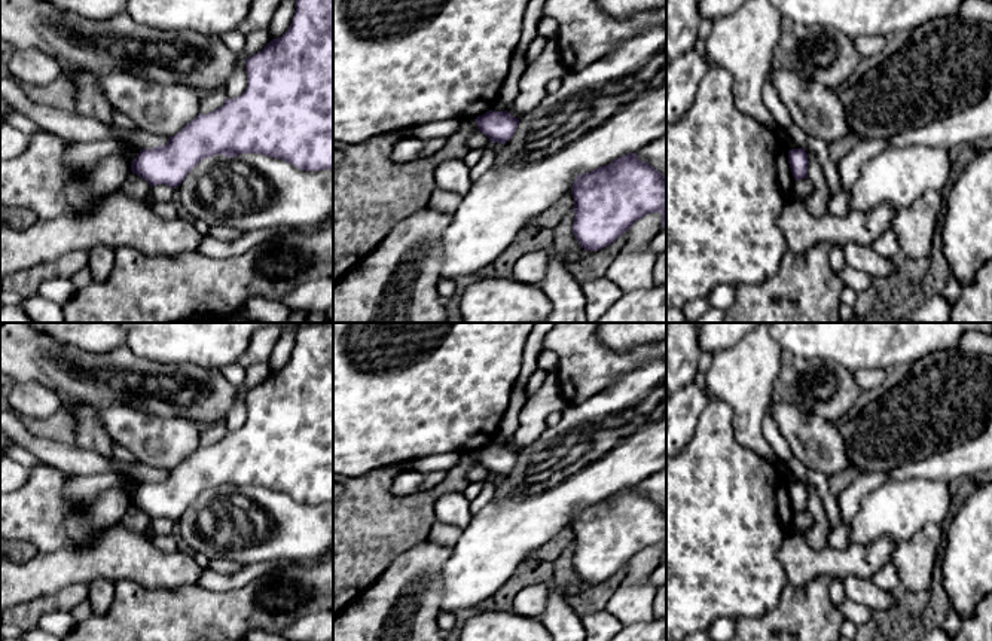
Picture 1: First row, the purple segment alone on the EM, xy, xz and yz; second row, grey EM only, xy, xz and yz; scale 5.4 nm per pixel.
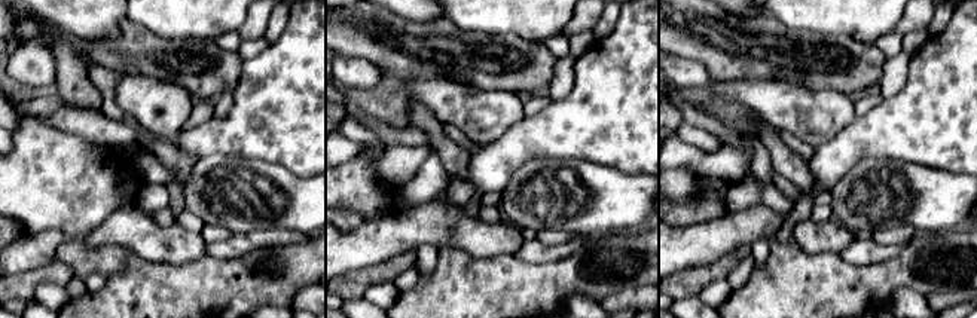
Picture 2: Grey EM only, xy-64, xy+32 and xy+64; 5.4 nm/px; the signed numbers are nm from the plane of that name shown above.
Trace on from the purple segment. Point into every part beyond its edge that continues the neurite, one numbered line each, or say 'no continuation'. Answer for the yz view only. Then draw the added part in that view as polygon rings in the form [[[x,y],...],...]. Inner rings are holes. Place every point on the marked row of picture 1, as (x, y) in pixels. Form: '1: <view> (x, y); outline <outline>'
no continuation

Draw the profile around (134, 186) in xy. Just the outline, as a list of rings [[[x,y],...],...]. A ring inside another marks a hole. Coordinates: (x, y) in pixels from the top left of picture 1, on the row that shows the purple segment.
[[[129,174],[120,190],[131,198],[147,199],[150,187],[152,186],[140,175]]]

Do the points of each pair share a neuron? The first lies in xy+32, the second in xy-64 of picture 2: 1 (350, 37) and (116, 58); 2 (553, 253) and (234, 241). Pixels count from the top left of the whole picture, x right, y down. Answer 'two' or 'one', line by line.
1: one
2: one

